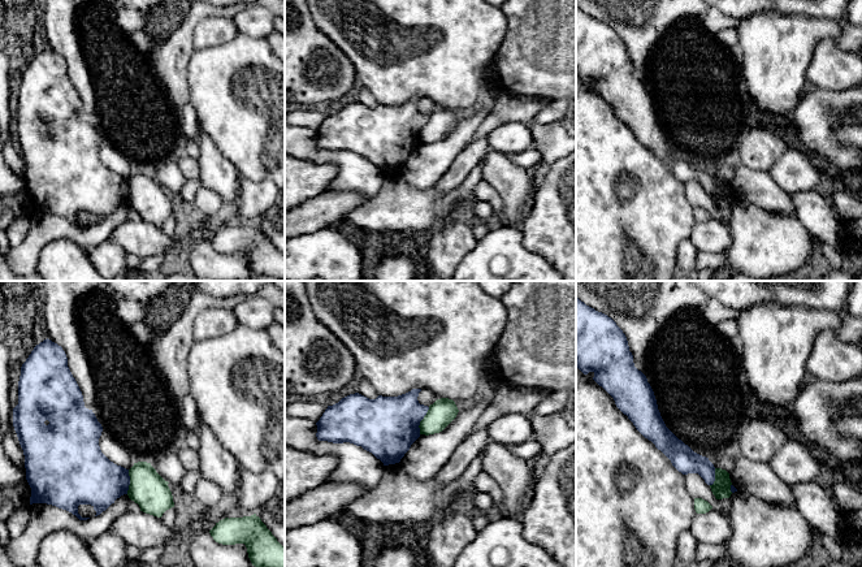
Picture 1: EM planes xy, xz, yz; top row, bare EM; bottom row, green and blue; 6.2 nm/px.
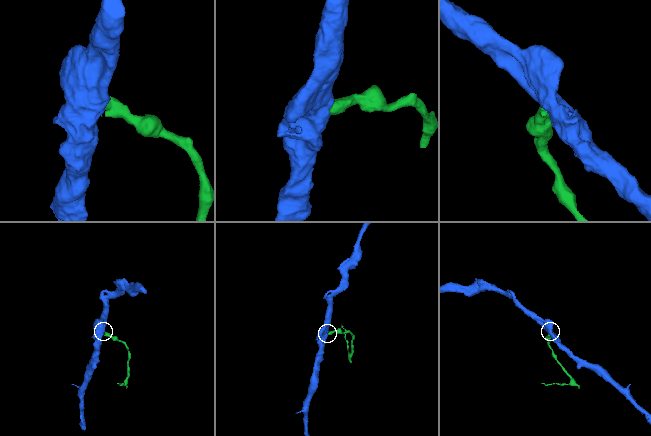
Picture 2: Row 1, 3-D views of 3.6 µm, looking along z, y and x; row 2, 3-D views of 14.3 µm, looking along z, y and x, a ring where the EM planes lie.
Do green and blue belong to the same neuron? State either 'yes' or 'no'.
no

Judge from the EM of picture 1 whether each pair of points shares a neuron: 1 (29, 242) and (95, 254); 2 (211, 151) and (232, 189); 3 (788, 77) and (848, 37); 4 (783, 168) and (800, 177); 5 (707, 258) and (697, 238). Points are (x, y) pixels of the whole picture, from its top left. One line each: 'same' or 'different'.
1: different
2: same
3: different
4: same
5: different

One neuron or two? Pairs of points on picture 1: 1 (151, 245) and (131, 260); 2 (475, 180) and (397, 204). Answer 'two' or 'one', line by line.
1: two
2: one

